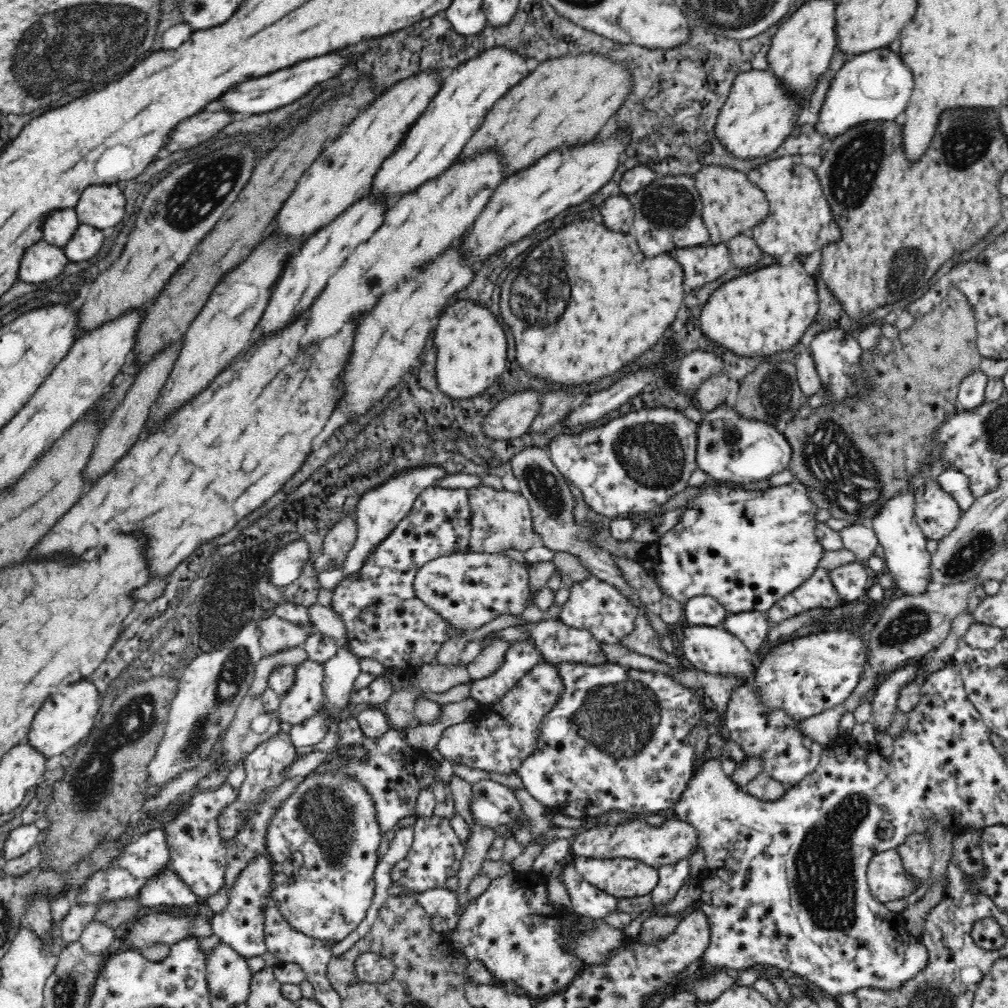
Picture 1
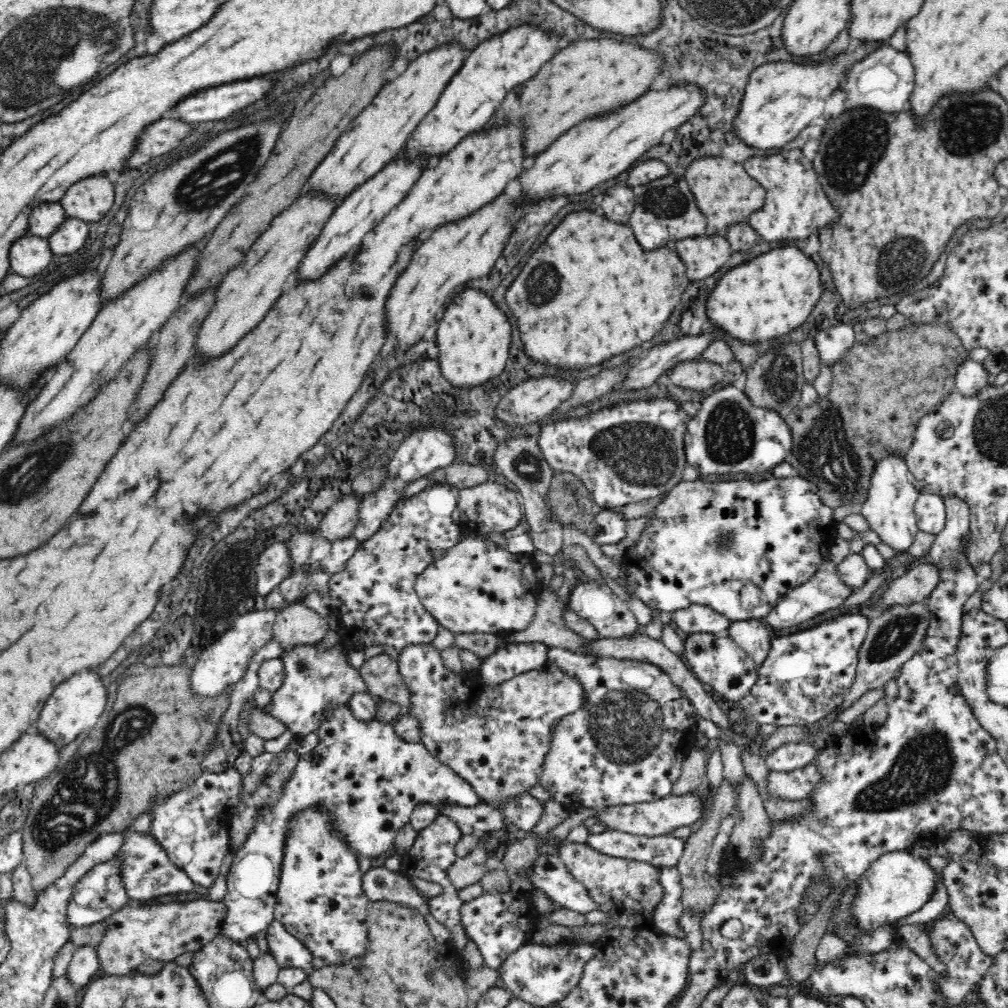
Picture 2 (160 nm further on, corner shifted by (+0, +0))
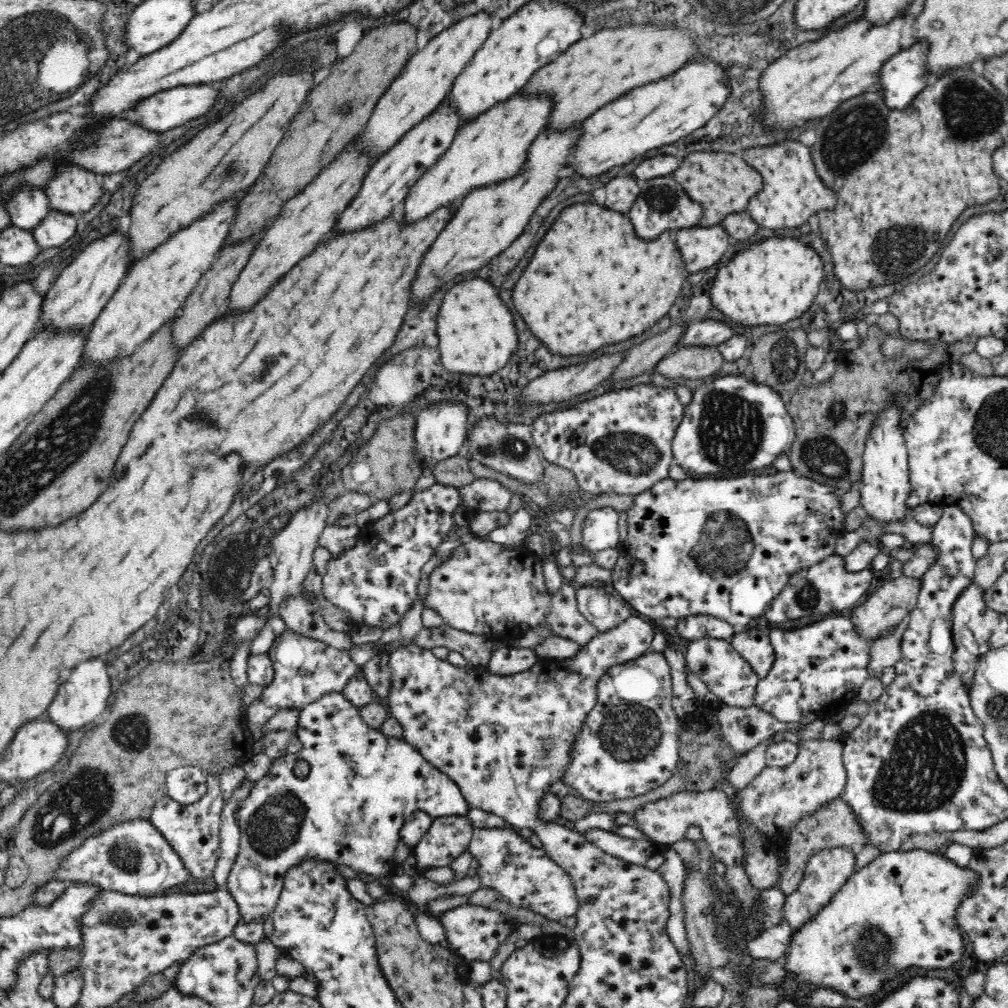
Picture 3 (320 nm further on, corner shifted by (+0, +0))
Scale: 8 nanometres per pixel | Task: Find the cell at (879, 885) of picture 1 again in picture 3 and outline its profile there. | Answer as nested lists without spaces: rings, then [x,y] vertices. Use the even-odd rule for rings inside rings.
[[[918,849],[882,853],[854,872],[830,902],[822,906],[808,922],[792,930],[790,944],[780,959],[786,978],[816,985],[816,988],[830,989],[856,1001],[867,998],[875,1000],[874,996],[878,996],[888,982],[904,974],[906,968],[955,968],[966,948],[963,930],[957,923],[957,908],[978,888],[979,878],[975,870],[959,866],[948,859],[944,852]]]

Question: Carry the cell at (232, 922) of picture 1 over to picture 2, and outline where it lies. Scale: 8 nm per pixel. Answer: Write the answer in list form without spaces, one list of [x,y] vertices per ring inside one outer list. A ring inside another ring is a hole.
[[[338,704],[336,708],[328,710],[326,718],[320,722],[320,726],[314,730],[314,733],[318,735],[319,741],[316,748],[310,752],[308,757],[301,756],[299,758],[299,762],[294,767],[294,770],[292,770],[290,778],[288,778],[288,780],[284,782],[284,786],[282,786],[280,798],[278,798],[278,800],[276,800],[270,808],[266,808],[264,806],[264,808],[260,808],[260,810],[258,810],[256,824],[254,824],[254,828],[252,828],[252,832],[246,836],[244,844],[235,851],[229,874],[227,876],[227,894],[223,898],[224,904],[227,906],[227,913],[225,914],[225,925],[223,926],[221,932],[222,936],[225,936],[234,942],[240,942],[243,944],[243,942],[246,942],[250,936],[256,936],[258,932],[267,930],[267,928],[273,923],[273,920],[275,919],[275,904],[277,903],[276,894],[277,889],[279,888],[280,871],[286,850],[285,846],[287,845],[287,836],[289,833],[288,823],[292,817],[305,812],[305,810],[309,809],[311,806],[318,807],[318,809],[326,809],[326,811],[328,811],[328,815],[332,817],[332,820],[328,822],[330,823],[330,831],[332,831],[332,833],[336,833],[336,837],[338,837],[338,839],[342,839],[342,841],[346,843],[346,847],[348,847],[348,849],[352,849],[352,851],[356,853],[357,857],[369,858],[372,860],[373,858],[380,858],[380,856],[389,856],[388,854],[392,849],[396,833],[405,824],[410,822],[412,810],[414,810],[415,806],[418,806],[420,803],[434,805],[441,814],[442,809],[451,804],[457,804],[460,806],[476,806],[476,804],[480,802],[480,799],[478,799],[478,795],[474,793],[472,786],[470,786],[466,780],[462,779],[460,775],[456,774],[450,767],[444,765],[442,762],[439,762],[436,758],[434,758],[434,756],[431,756],[429,751],[421,743],[405,742],[403,738],[400,738],[400,735],[396,735],[396,733],[394,733],[391,723],[383,723],[382,721],[377,721],[376,719],[368,721],[356,718],[347,704]]]

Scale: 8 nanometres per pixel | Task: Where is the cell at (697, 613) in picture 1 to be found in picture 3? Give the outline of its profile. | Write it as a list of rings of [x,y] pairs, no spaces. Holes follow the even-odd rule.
[[[692,615],[678,620],[676,629],[678,634],[689,642],[708,638],[709,640],[724,640],[729,644],[732,644],[732,638],[738,630],[724,620],[704,615]]]

